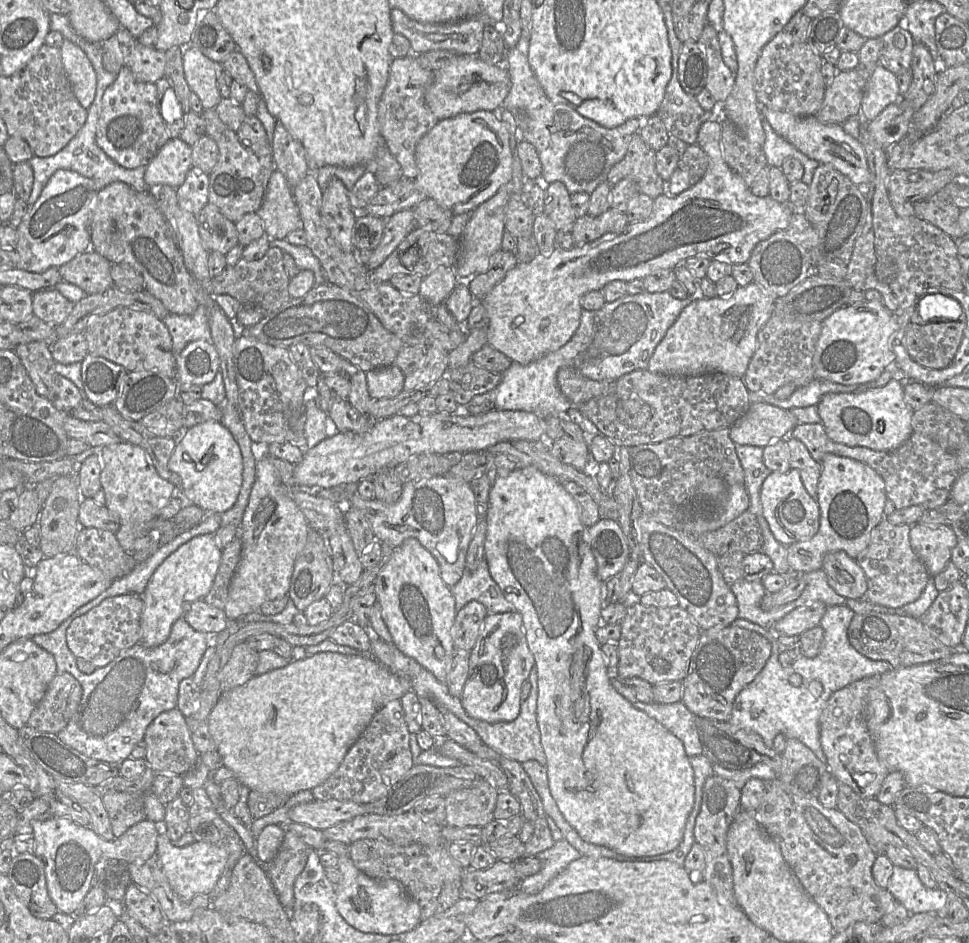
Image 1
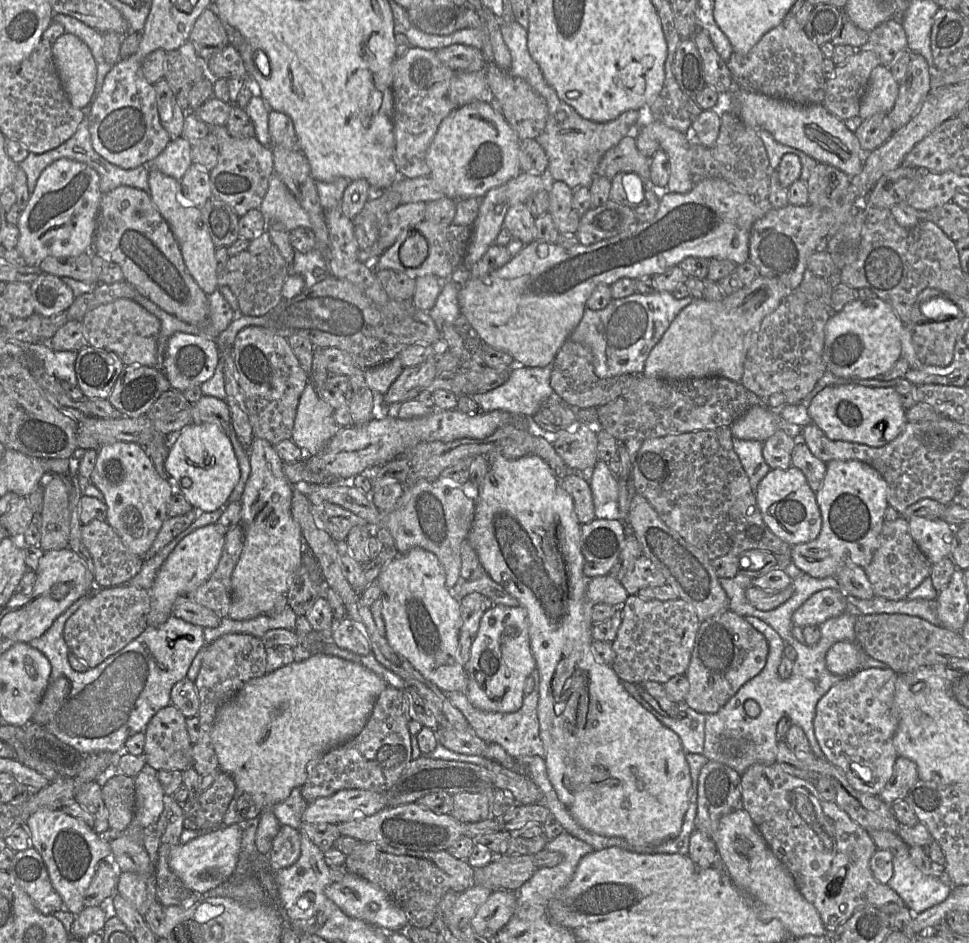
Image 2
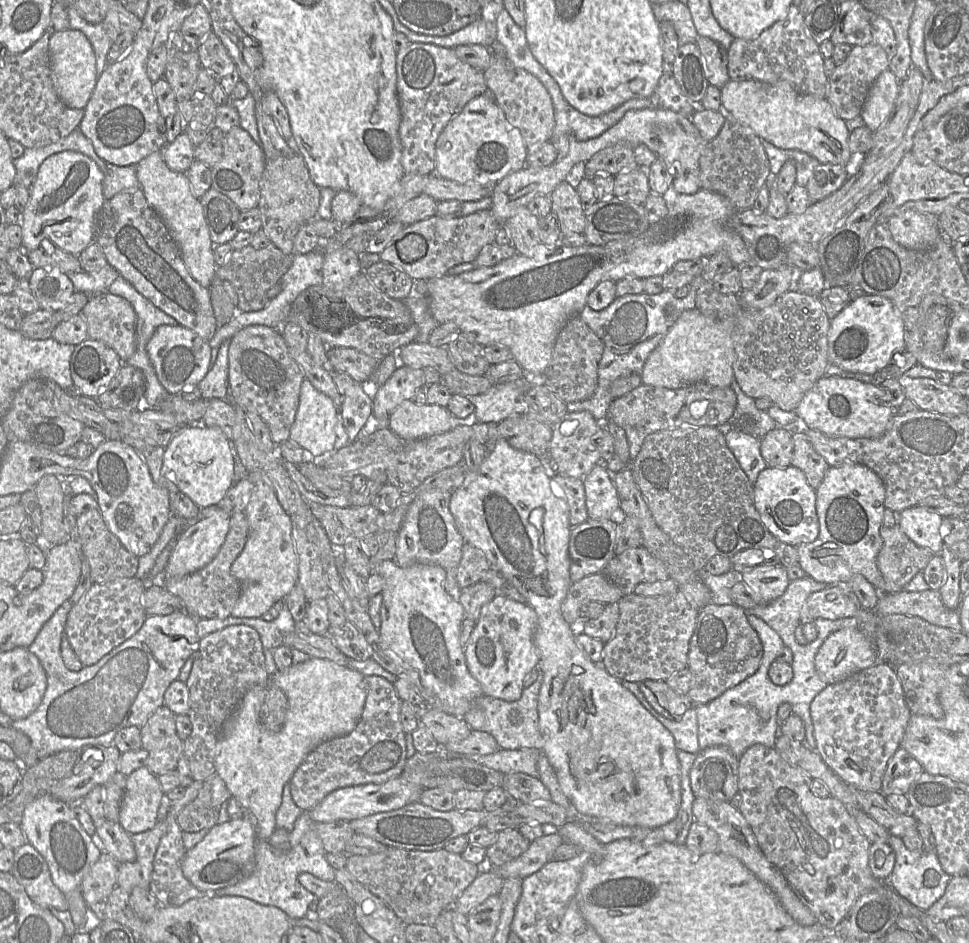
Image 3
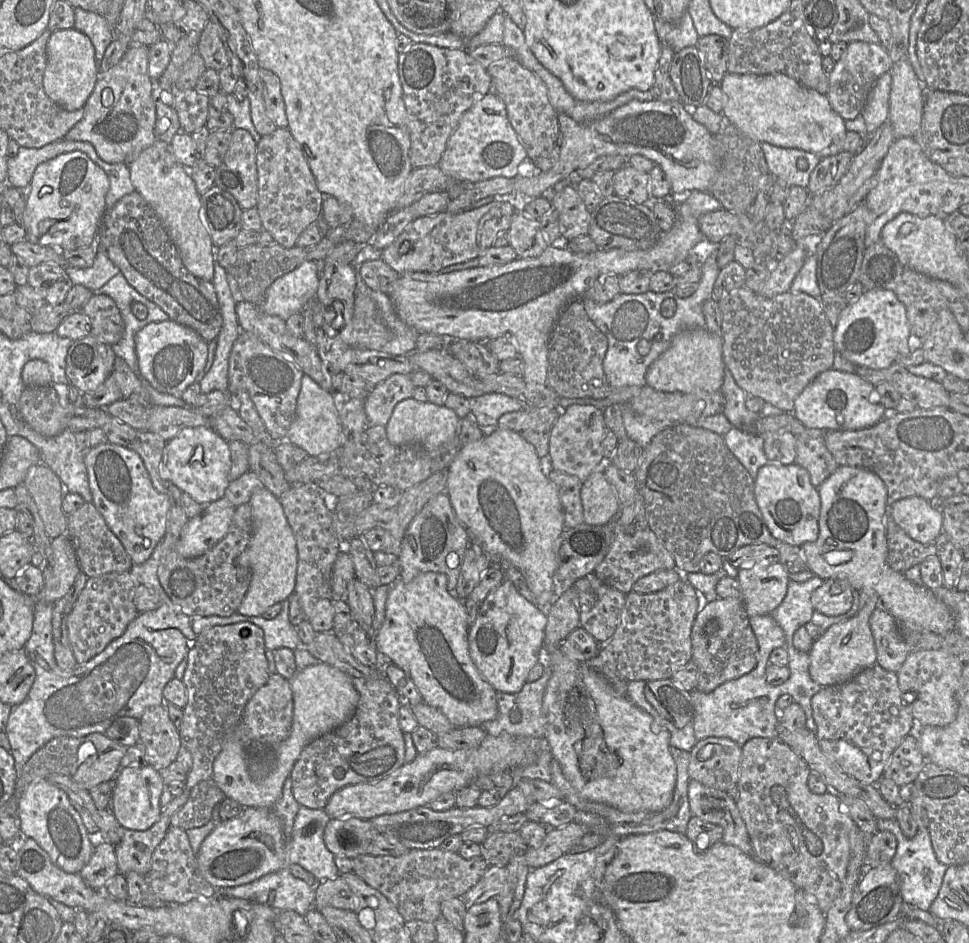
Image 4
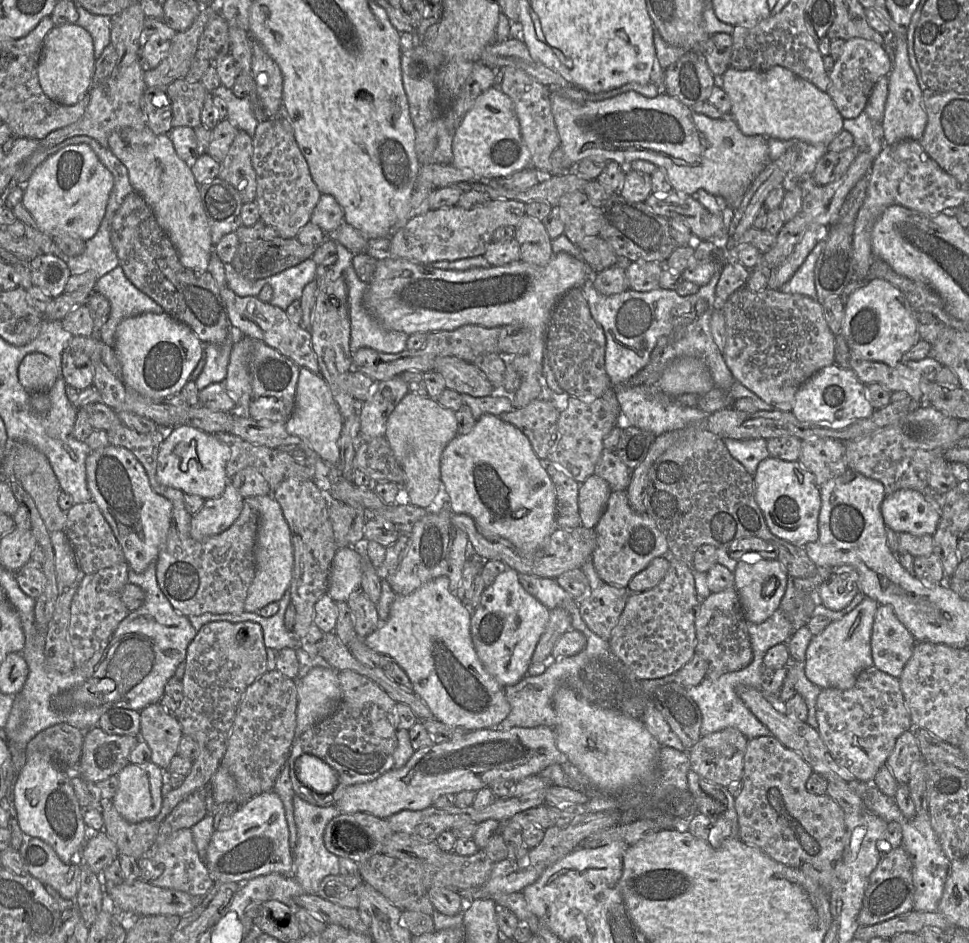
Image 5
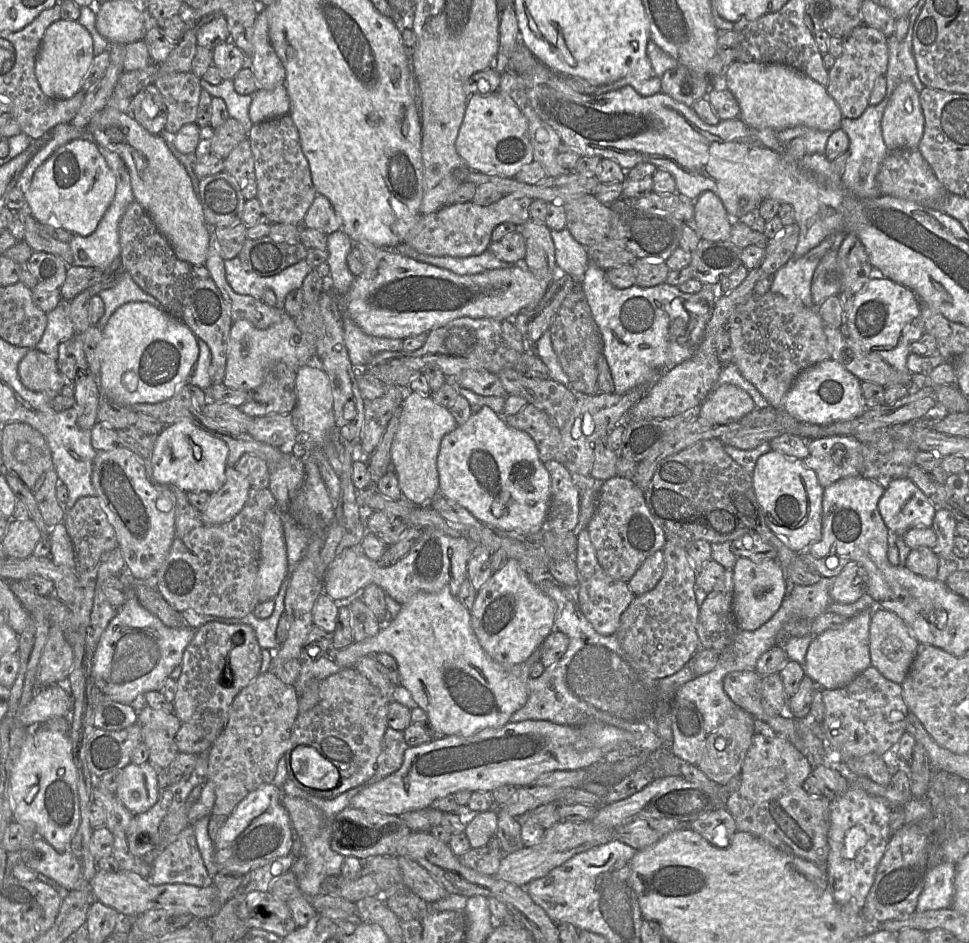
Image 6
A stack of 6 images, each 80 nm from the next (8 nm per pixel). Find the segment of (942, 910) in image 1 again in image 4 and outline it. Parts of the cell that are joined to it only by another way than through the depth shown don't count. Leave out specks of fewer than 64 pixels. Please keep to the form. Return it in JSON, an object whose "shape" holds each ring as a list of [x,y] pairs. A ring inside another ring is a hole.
{"shape":[[[877,819],[877,824],[879,831],[889,831],[897,839],[896,854],[891,865],[899,876],[904,902],[928,911],[939,893],[944,874],[948,868],[937,860],[928,828],[918,829],[913,838],[907,838],[895,819]]]}

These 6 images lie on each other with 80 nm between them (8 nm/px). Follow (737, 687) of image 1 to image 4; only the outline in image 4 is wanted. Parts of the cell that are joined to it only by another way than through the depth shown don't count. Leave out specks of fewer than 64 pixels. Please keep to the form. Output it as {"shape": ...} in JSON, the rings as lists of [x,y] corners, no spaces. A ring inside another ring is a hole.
{"shape":[[[727,597],[710,602],[703,602],[692,626],[692,658],[698,669],[696,689],[710,693],[721,684],[742,677],[751,672],[757,665],[759,647],[751,628],[749,616],[742,599]]]}

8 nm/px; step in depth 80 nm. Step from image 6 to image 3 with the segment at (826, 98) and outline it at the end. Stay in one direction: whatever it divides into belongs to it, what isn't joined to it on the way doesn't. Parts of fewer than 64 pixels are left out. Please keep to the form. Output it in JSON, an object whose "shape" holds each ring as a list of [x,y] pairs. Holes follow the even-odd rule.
{"shape":[[[730,79],[721,88],[721,105],[740,123],[781,149],[796,149],[816,158],[822,164],[846,166],[852,152],[848,146],[850,131],[837,116],[826,98],[798,92],[786,81],[767,84],[755,80]]]}

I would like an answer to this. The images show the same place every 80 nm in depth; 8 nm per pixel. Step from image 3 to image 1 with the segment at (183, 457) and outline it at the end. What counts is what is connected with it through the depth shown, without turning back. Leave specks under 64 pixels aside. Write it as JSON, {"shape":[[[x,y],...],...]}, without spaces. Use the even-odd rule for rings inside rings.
{"shape":[[[206,421],[194,425],[175,437],[177,444],[168,461],[170,471],[179,475],[180,489],[176,492],[187,502],[202,508],[206,513],[225,513],[237,501],[242,483],[242,456],[238,443],[220,421]]]}

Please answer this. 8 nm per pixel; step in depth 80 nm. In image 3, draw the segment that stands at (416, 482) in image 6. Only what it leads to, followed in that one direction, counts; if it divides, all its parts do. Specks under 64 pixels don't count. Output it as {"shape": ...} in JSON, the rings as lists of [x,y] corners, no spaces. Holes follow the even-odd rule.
{"shape":[[[407,400],[393,411],[388,428],[402,439],[417,439],[448,432],[468,421],[455,417],[445,407]]]}

